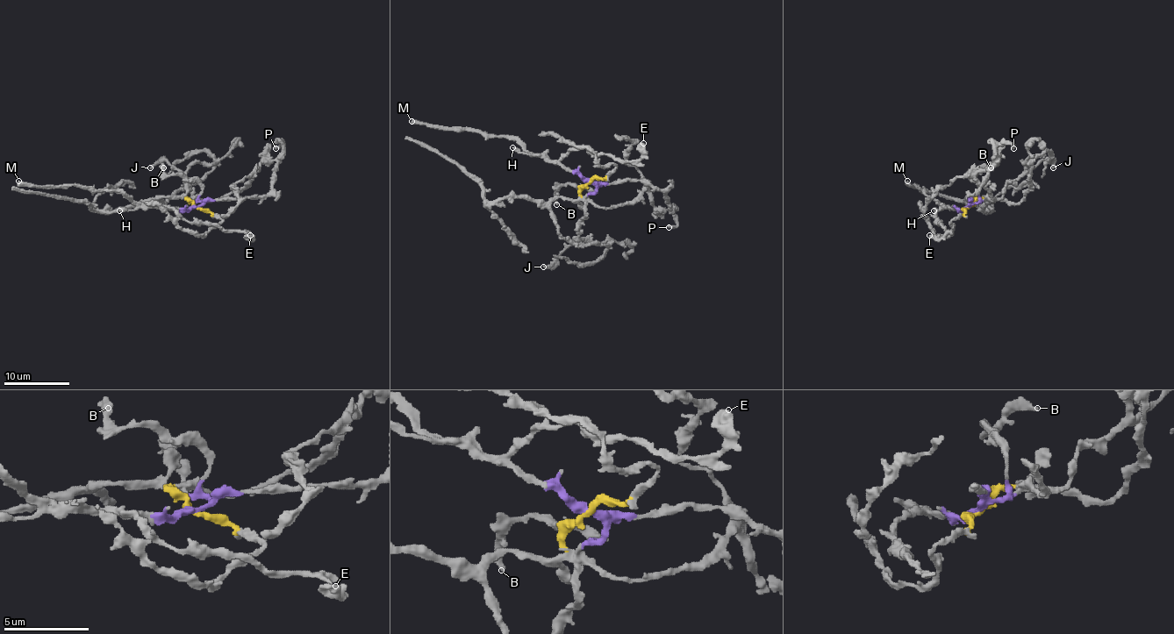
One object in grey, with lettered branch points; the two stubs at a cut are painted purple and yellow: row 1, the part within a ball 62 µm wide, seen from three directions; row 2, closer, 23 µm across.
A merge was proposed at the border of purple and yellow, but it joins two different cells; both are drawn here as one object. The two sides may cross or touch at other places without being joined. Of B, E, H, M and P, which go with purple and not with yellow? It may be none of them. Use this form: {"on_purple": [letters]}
{"on_purple": ["B", "E", "H", "M", "P"]}

